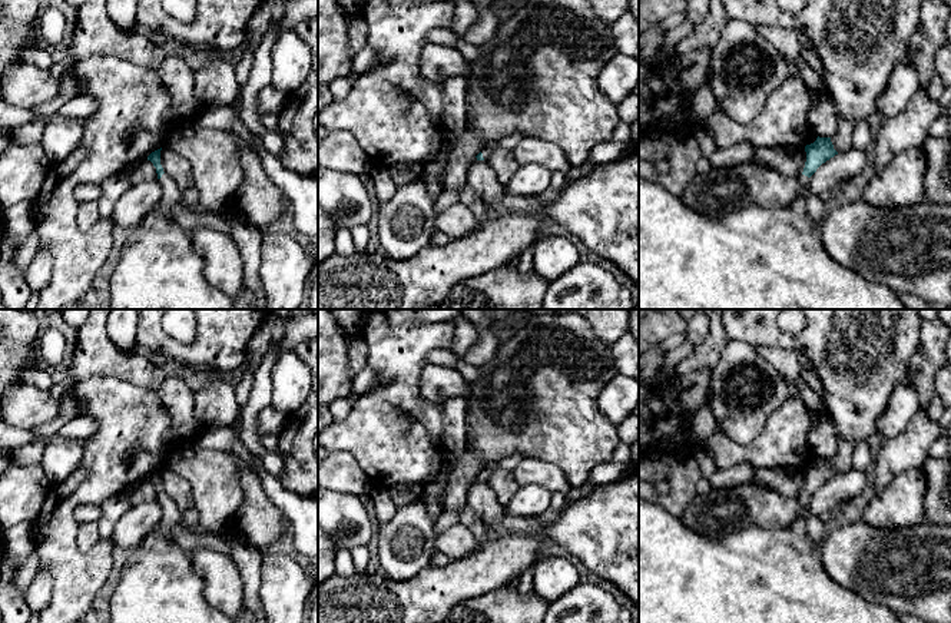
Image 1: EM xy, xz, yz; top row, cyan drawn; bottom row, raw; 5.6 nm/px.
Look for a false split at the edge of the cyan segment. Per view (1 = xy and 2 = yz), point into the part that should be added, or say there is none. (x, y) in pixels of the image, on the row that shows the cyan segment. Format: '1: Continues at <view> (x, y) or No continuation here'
1: Continues at xy (158, 268)
2: Continues at yz (804, 179)

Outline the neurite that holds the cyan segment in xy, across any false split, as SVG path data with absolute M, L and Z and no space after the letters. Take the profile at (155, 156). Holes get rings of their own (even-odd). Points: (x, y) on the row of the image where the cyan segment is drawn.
M160 150L152 152L148 160L156 168L163 195L139 225L120 236L120 256L110 276L109 309L232 309L233 298L206 281L205 261L195 251L190 232L170 218L170 209L180 203L180 190L163 172Z

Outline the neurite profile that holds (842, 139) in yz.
M838 117L838 129L834 136L831 136L831 142L834 149L841 153L852 148L852 135L855 126L852 125L851 119L848 117Z

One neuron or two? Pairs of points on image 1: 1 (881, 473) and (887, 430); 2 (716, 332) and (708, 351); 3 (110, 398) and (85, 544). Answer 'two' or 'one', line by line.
1: two
2: one
3: two

